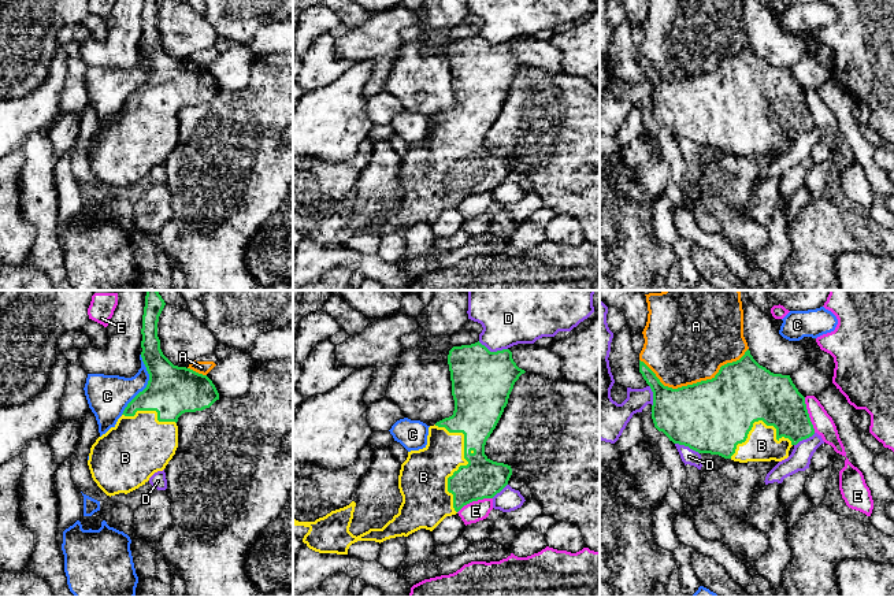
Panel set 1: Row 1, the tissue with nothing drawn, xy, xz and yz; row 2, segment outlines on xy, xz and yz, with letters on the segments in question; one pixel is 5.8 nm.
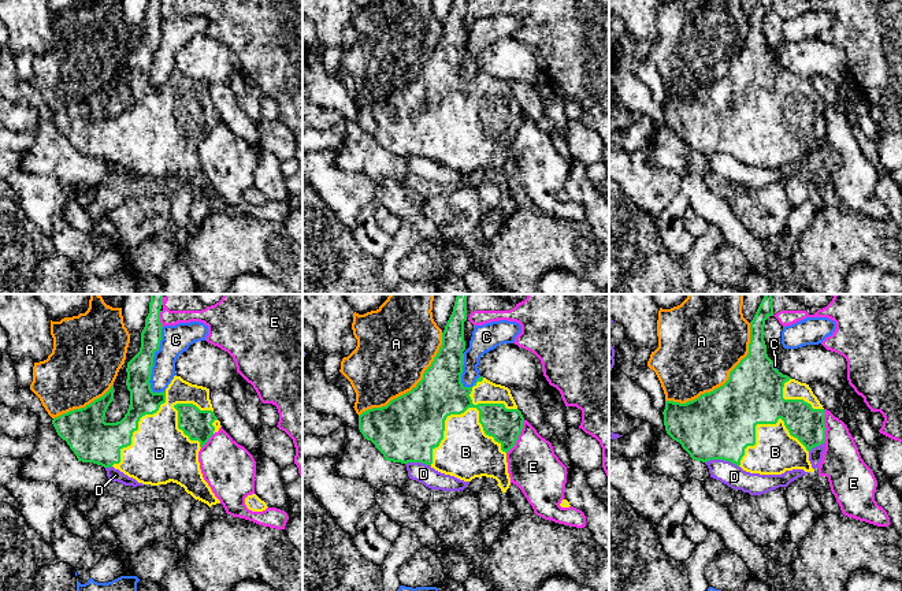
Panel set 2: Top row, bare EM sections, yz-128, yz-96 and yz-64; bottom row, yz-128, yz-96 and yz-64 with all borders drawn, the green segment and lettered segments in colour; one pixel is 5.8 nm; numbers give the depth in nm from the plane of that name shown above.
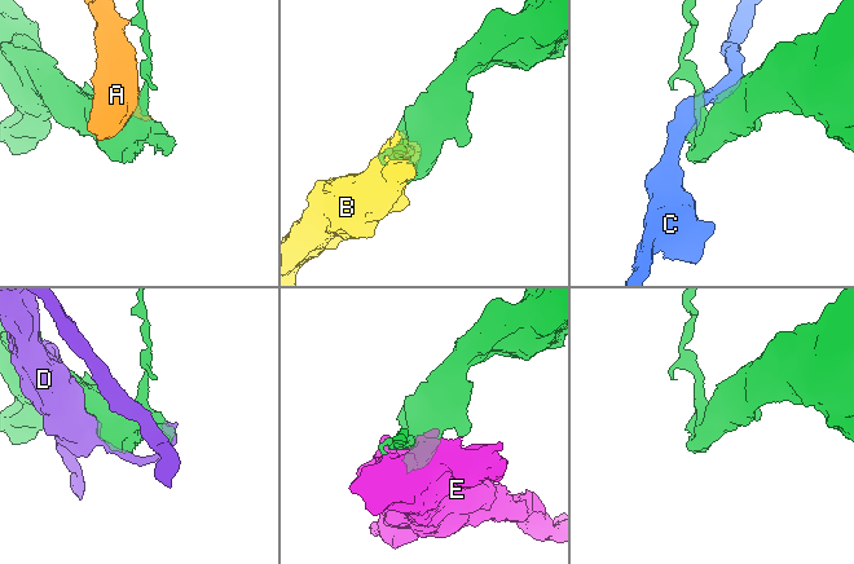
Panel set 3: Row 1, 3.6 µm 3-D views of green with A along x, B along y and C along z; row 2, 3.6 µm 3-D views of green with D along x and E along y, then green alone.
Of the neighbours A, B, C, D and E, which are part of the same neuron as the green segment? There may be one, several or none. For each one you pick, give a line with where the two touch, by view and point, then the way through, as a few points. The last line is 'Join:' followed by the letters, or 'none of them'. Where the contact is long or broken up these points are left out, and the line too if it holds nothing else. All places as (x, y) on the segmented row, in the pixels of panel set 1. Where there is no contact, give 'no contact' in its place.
B: xz (467, 460)
Join: B

